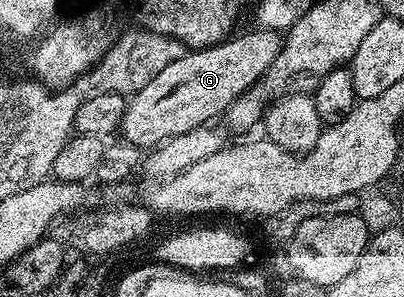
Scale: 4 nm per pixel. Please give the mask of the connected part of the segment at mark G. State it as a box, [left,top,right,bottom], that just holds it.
[120,27,284,151]

